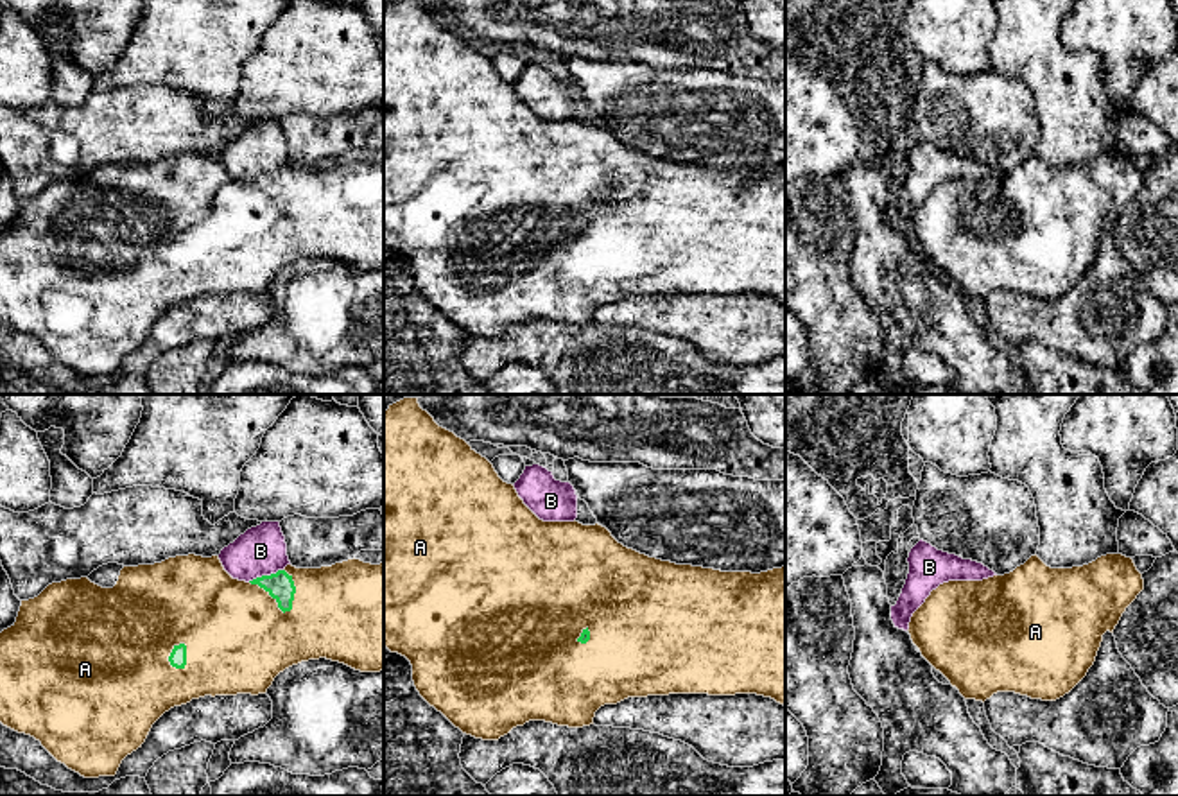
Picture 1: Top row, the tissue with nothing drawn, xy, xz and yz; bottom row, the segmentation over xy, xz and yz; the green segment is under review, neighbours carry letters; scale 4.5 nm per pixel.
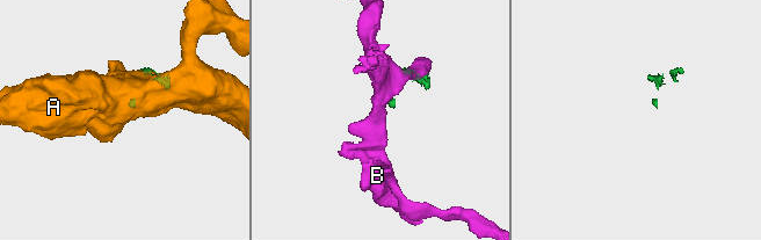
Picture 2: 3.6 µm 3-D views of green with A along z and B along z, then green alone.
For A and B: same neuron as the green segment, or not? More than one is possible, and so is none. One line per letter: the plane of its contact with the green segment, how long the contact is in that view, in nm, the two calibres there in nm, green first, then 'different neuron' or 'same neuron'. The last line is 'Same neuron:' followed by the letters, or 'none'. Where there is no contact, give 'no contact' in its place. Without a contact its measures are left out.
A: xy | 240 nm | 120/460 nm | same neuron
B: xy | 170 nm | 120/220 nm | different neuron
Same neuron: A

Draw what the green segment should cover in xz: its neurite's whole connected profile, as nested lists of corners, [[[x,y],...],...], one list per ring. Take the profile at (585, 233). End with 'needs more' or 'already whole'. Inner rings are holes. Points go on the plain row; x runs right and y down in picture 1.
[[[396,0],[384,11],[384,246],[411,260],[414,285],[430,305],[463,332],[482,339],[498,339],[529,319],[590,324],[601,305],[628,296],[757,292],[785,305],[785,165],[751,172],[676,163],[624,145],[599,122],[543,120],[464,38],[439,25],[418,0]]]; needs more

